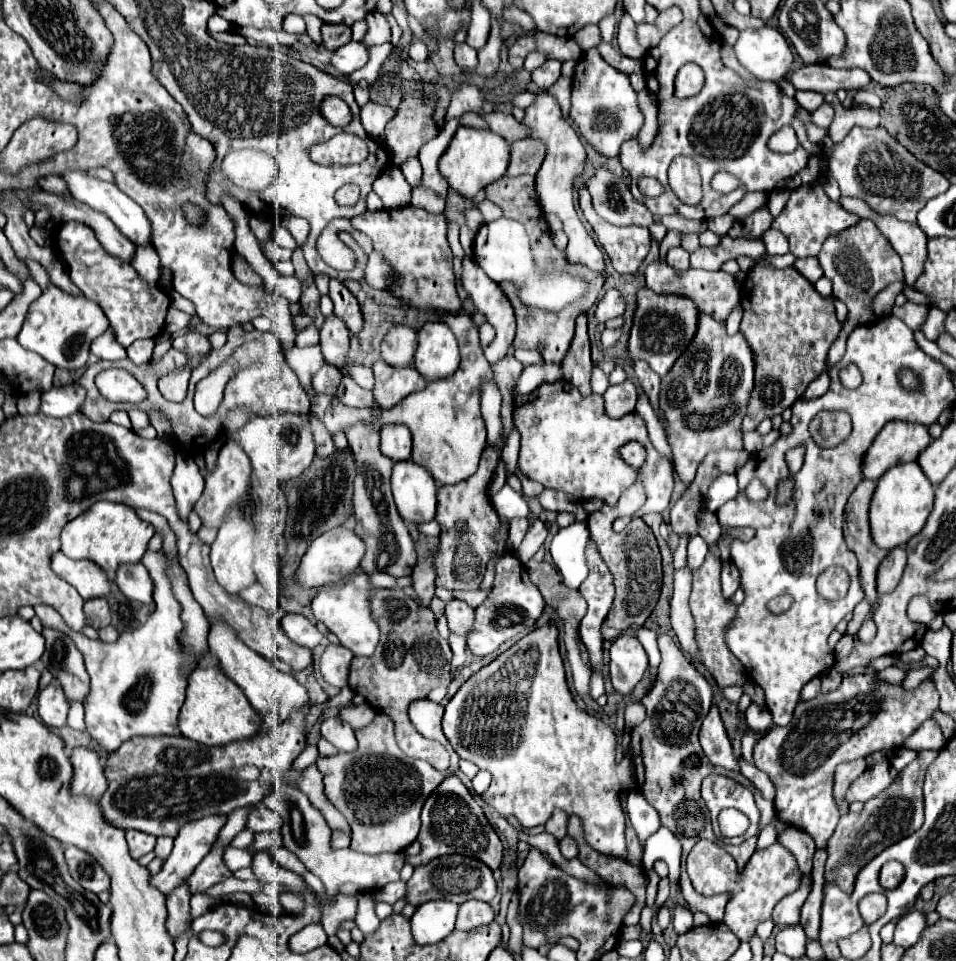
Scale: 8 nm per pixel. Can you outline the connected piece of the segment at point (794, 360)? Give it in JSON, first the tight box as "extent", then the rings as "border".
{"extent":[741,266,841,430],"border":[[[755,266],[749,270],[745,284],[741,286],[741,306],[743,306],[743,320],[741,332],[745,334],[747,342],[755,350],[755,388],[751,394],[751,402],[747,408],[747,416],[743,418],[745,430],[757,428],[763,418],[773,418],[789,408],[795,400],[799,400],[811,380],[815,380],[825,370],[827,350],[837,338],[841,324],[835,318],[833,296],[823,298],[807,278],[803,278],[793,266],[777,270],[771,266]]]}

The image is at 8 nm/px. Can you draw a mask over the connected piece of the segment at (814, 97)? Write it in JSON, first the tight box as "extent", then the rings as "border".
{"extent":[795,92,825,112],"border":[[[797,92],[797,94],[795,94],[795,100],[797,100],[803,108],[807,108],[809,112],[817,110],[817,108],[825,102],[819,92]]]}

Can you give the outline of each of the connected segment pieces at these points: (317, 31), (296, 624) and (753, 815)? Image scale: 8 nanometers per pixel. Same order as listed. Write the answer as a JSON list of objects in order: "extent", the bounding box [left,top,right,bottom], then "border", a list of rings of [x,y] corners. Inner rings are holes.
[{"extent":[305,16,323,46],"border":[[[305,16],[305,22],[307,22],[307,34],[313,38],[317,46],[321,46],[321,24],[323,22],[315,16]]]},{"extent":[281,614,323,648],"border":[[[285,614],[281,626],[287,636],[299,646],[315,648],[323,640],[323,634],[317,630],[317,626],[311,624],[303,614]]]},{"extent":[701,774,759,844],"border":[[[711,774],[703,780],[703,788],[701,788],[701,796],[711,812],[711,820],[713,820],[713,832],[715,836],[723,842],[723,844],[737,844],[737,842],[745,842],[747,838],[751,838],[753,834],[759,832],[759,812],[757,806],[753,802],[753,792],[749,786],[739,784],[737,780],[729,778],[729,776],[721,776],[721,774]],[[725,808],[735,808],[739,812],[743,812],[749,818],[749,828],[745,834],[735,836],[735,838],[727,838],[719,832],[719,824],[717,824],[717,816],[721,810]]]}]

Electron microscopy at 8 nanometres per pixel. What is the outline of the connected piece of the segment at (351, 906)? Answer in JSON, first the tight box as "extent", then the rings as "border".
{"extent":[317,896,357,936],"border":[[[337,896],[337,900],[333,904],[325,904],[317,898],[321,910],[323,910],[323,928],[327,932],[327,936],[333,936],[339,928],[341,922],[345,920],[353,920],[355,912],[357,912],[357,902],[351,896]]]}

